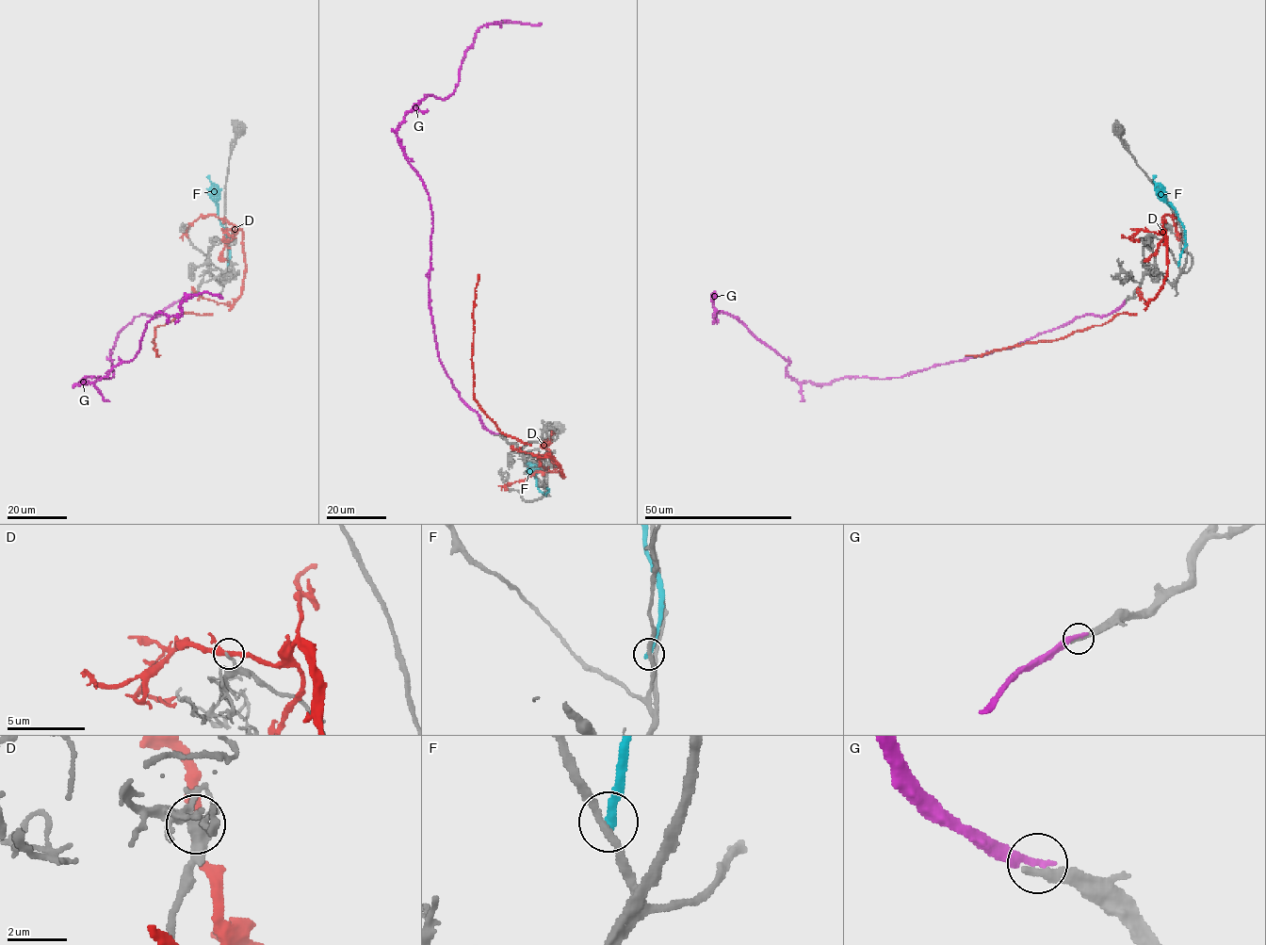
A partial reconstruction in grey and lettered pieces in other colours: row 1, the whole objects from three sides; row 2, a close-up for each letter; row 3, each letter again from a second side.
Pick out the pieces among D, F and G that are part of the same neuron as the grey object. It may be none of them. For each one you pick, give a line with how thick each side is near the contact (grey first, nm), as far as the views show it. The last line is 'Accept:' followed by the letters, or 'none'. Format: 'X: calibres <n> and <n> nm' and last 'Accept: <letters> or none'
G: calibres 360 and 340 nm
Accept: G

